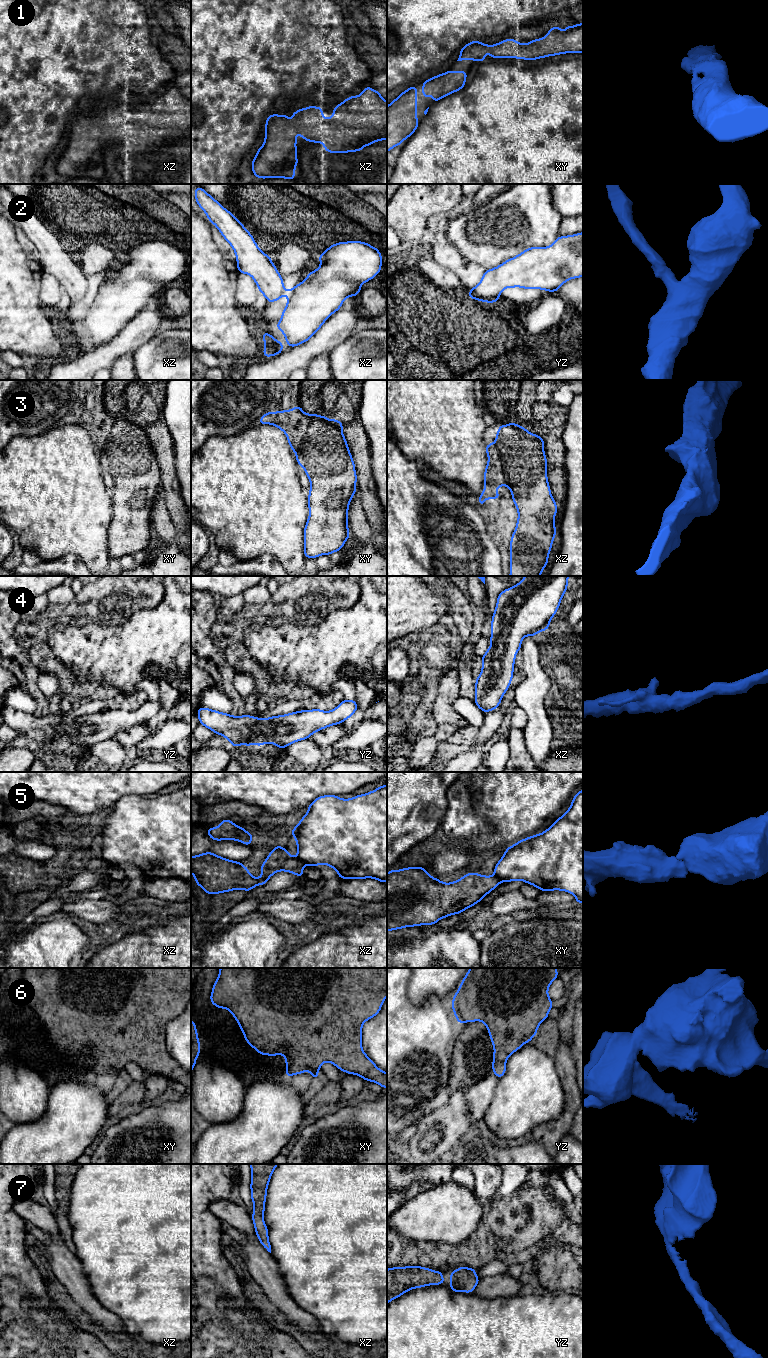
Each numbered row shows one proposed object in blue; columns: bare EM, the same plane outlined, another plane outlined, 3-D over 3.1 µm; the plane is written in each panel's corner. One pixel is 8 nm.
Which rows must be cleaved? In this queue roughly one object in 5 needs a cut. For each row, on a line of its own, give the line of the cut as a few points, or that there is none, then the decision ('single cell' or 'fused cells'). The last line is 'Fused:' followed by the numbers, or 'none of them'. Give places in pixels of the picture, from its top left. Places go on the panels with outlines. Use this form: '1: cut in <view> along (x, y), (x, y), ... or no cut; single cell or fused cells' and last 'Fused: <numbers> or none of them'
1: no cut; single cell
2: no cut; single cell
3: no cut; single cell
4: no cut; single cell
5: cut in xz along (296, 857), (303, 865); fused cells
6: no cut; single cell
7: no cut; single cell
Fused: 5

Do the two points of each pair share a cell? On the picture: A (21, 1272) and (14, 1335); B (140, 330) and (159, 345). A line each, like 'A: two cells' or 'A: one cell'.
A: one cell
B: two cells

